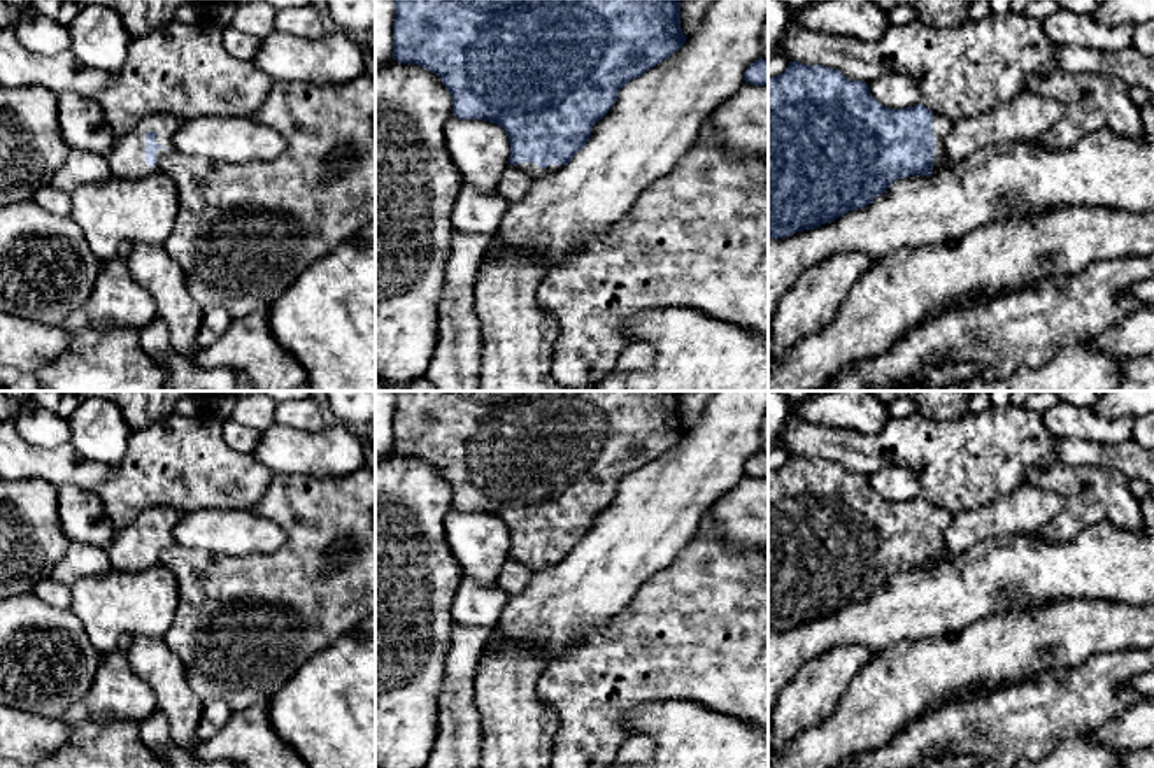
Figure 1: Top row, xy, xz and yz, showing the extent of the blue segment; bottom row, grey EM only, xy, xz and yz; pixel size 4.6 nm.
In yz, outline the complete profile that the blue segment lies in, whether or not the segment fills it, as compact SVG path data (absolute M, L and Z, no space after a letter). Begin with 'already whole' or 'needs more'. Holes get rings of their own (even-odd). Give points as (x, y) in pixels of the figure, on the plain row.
needs more | M789 454L784 466L777 470L768 468L768 631L789 629L796 624L814 622L821 617L831 615L849 603L863 601L877 589L887 584L887 580L910 568L931 568L937 565L937 556L947 551L945 530L951 524L952 514L942 507L931 505L924 498L917 496L905 501L887 501L880 498L870 486L870 480L863 473L851 473L840 463L828 461L824 458L805 458L800 454Z

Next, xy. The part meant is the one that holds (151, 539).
needs more | M156 505L139 514L132 526L119 530L109 558L118 570L146 570L160 565L160 554L174 544L174 526L184 516L179 508Z

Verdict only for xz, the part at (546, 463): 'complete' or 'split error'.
split error

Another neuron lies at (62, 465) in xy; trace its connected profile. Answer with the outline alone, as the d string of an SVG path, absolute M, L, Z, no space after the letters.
M12 419L0 423L0 479L42 479L56 489L75 486L98 493L112 472L112 465L81 456L70 444L53 449L35 447L19 437Z

